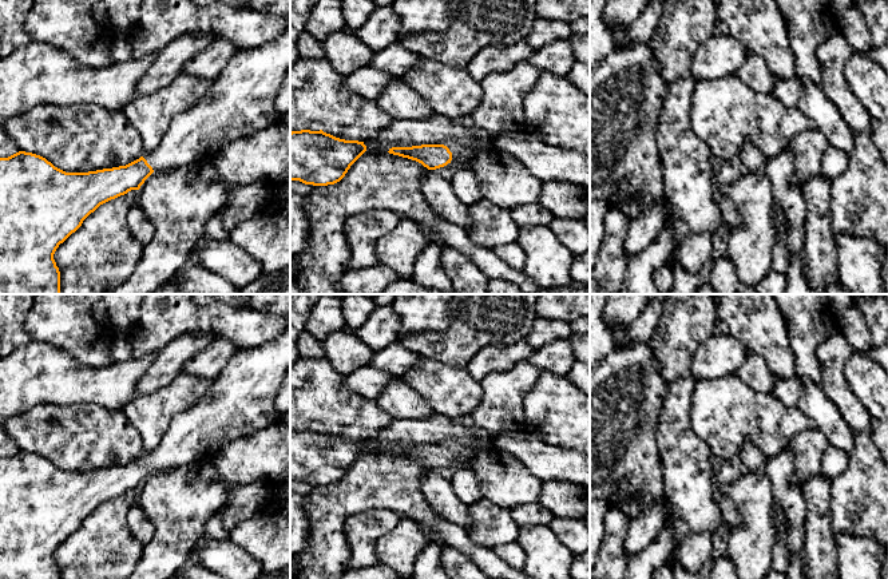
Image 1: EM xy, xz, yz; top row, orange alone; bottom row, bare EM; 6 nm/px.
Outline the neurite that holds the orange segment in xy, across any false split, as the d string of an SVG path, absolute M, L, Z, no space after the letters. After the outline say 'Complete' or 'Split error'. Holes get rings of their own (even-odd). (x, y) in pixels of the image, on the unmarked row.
M286 328L267 344L237 350L214 378L211 393L206 394L195 407L177 413L158 447L126 465L88 472L66 472L45 457L32 452L19 451L8 457L0 457L0 579L60 579L60 571L53 559L56 548L100 504L131 489L139 489L152 472L189 467L211 459L230 441L251 436L257 431L277 423L280 417L275 411L275 397L289 369L290 328Z. Split error

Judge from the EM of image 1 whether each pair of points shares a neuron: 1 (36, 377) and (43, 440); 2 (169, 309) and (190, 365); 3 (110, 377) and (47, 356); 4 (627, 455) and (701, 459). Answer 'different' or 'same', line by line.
1: different
2: different
3: same
4: different

